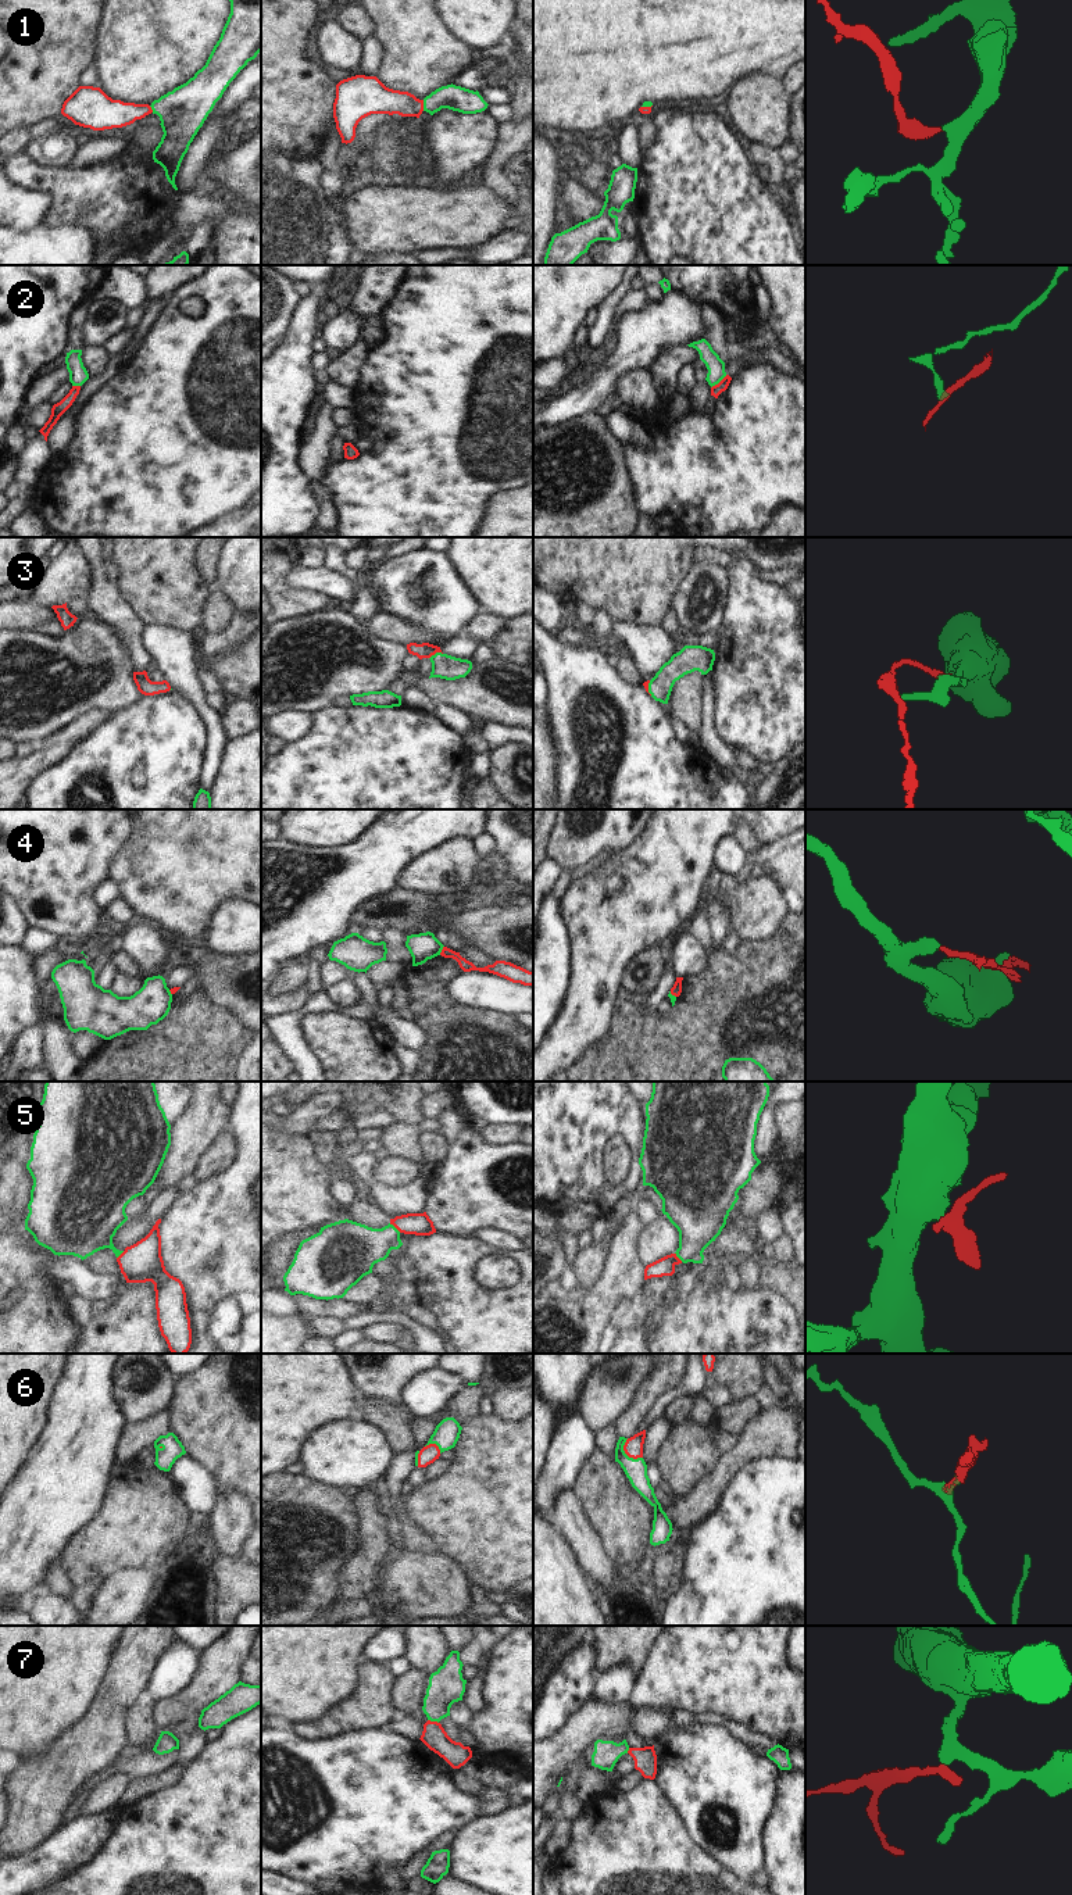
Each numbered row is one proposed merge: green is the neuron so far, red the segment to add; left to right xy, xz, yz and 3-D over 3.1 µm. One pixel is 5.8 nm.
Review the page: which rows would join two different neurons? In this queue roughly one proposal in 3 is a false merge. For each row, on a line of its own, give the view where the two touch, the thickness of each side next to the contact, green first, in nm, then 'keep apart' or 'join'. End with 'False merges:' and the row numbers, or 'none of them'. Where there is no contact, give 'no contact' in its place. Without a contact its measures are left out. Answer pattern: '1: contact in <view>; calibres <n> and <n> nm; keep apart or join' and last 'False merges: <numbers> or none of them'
1: contact in xz; calibres 140 and 160 nm; join
2: contact in yz; calibres 100 and 60 nm; keep apart
3: contact in xz; calibres 140 and 90 nm; join
4: contact in xz; calibres 160 and 70 nm; keep apart
5: contact in xz; calibres 280 and 130 nm; join
6: contact in yz; calibres 130 and 110 nm; join
7: contact in xz; calibres 200 and 140 nm; join
False merges: 2, 4

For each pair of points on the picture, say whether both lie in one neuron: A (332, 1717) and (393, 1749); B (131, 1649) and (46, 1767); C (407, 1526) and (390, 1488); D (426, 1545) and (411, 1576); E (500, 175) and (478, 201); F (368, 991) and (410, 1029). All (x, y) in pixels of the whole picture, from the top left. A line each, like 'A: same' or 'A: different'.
A: different
B: same
C: same
D: different
E: different
F: same

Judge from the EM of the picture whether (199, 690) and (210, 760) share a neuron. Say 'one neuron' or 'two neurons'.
one neuron

